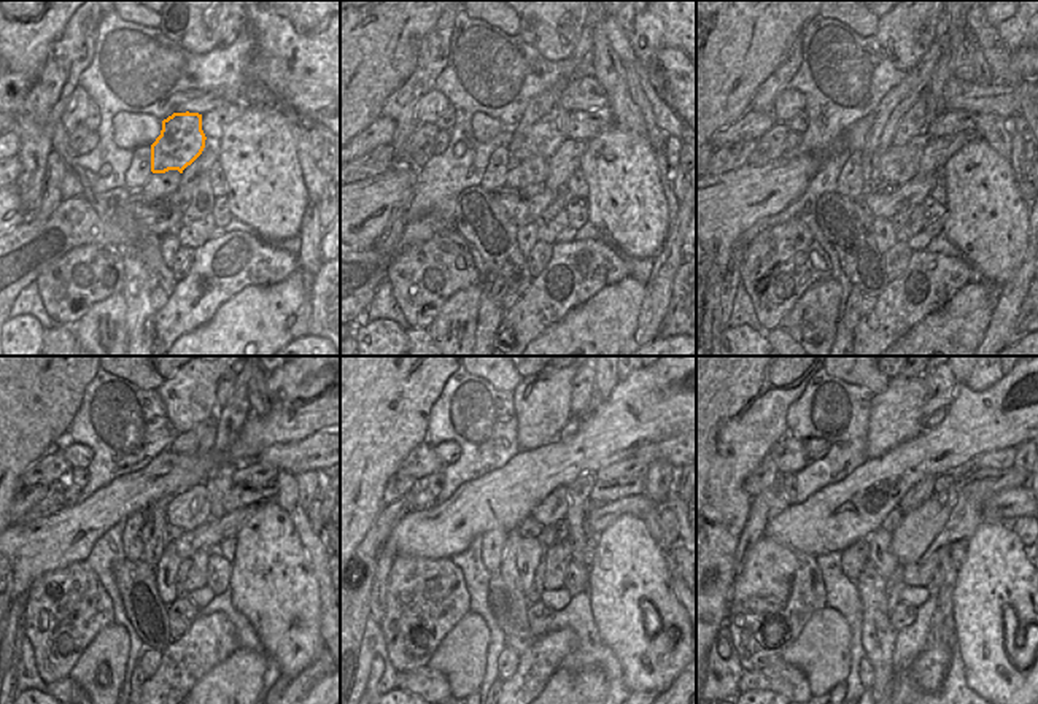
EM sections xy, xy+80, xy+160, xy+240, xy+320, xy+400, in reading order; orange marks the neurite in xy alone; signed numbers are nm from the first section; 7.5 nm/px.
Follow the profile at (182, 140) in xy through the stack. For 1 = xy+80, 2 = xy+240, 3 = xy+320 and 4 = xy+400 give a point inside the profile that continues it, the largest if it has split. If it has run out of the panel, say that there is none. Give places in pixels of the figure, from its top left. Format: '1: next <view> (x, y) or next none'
1: next xy+80 (549, 132)
2: next xy+240 (207, 442)
3: next xy+320 (569, 429)
4: next xy+400 (929, 423)

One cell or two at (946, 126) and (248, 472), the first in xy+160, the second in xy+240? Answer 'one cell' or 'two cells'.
one cell

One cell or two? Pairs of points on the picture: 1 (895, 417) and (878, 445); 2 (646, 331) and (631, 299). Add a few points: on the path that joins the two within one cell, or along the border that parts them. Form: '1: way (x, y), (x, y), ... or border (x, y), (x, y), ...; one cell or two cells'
1: way (890, 423), (881, 439); one cell
2: border (646, 285), (638, 326), (628, 339); two cells

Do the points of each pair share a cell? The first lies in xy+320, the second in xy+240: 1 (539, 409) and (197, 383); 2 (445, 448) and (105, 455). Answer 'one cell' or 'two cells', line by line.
1: one cell
2: two cells

